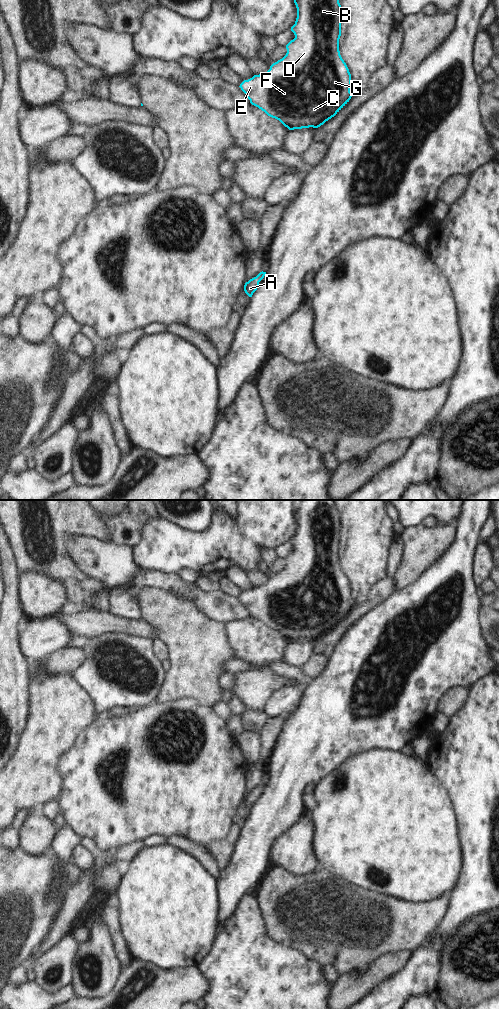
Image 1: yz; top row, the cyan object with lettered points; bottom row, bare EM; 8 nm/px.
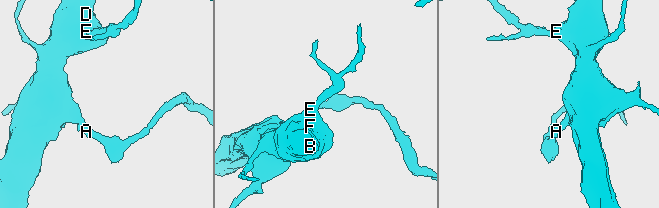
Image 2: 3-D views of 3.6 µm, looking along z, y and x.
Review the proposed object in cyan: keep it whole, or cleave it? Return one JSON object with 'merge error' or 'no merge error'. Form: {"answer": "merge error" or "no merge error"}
{"answer": "no merge error"}

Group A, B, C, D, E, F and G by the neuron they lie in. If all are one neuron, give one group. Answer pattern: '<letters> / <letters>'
A B C D E F G

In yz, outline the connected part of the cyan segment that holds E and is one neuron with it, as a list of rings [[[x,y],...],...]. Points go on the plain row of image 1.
[[[293,500],[293,509],[297,530],[291,543],[295,550],[286,557],[286,567],[273,575],[267,584],[244,592],[239,599],[252,617],[279,632],[289,642],[318,640],[334,629],[352,609],[351,586],[339,563],[341,517],[335,500]]]

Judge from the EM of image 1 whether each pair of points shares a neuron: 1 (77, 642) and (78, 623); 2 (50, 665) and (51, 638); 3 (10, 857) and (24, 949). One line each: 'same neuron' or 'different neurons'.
1: different neurons
2: different neurons
3: same neuron

